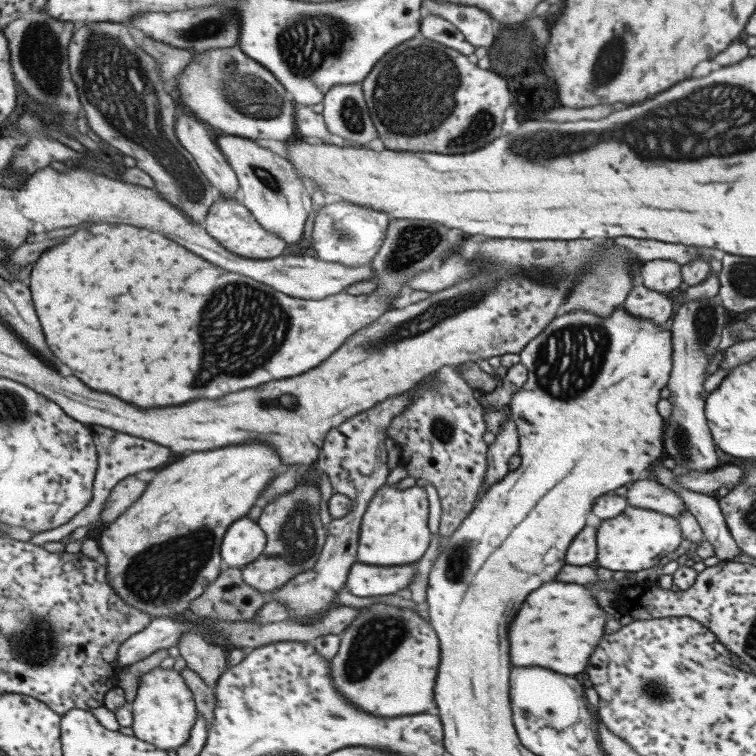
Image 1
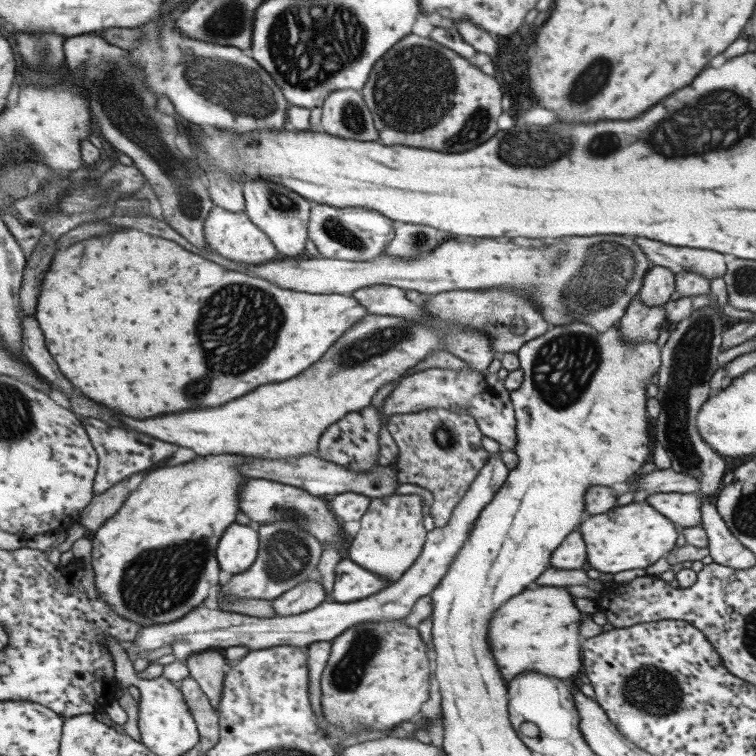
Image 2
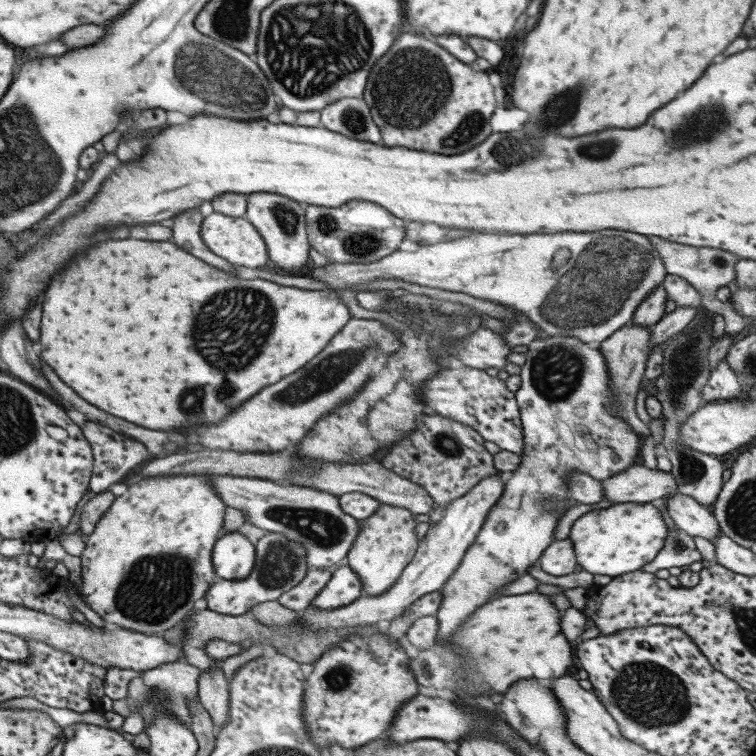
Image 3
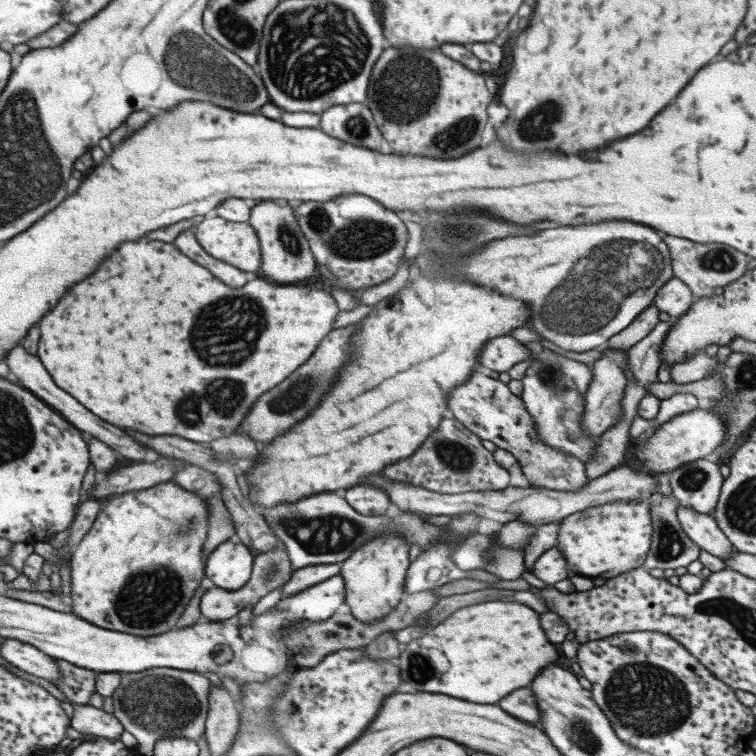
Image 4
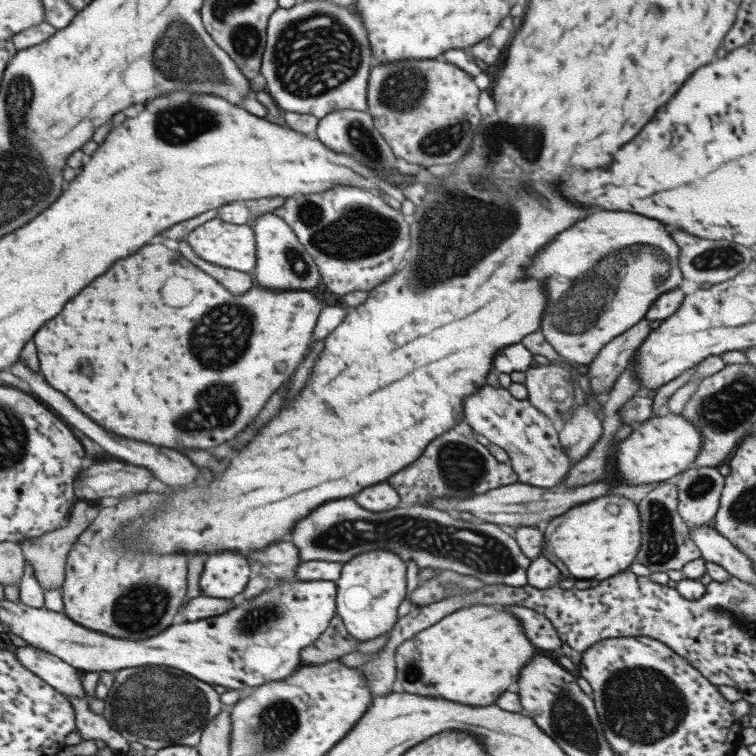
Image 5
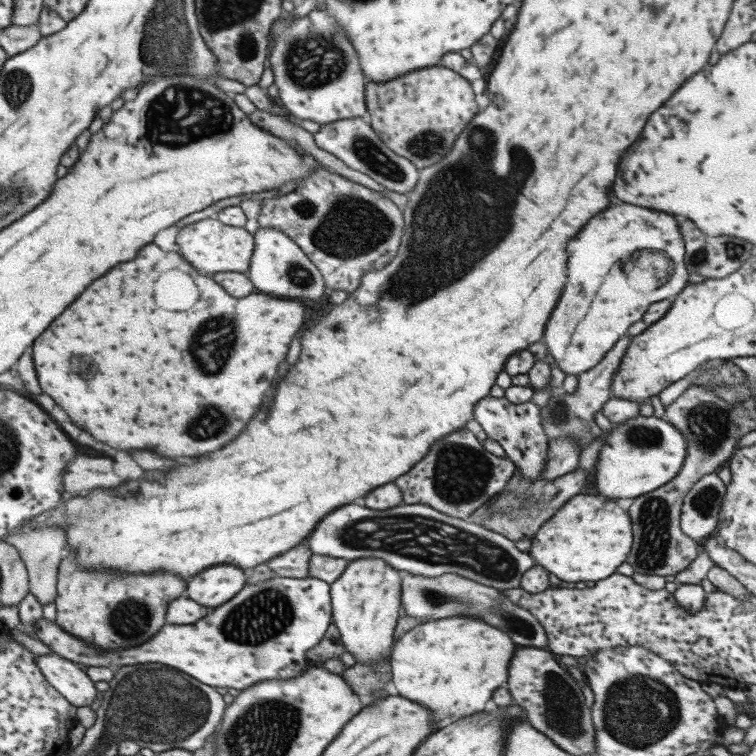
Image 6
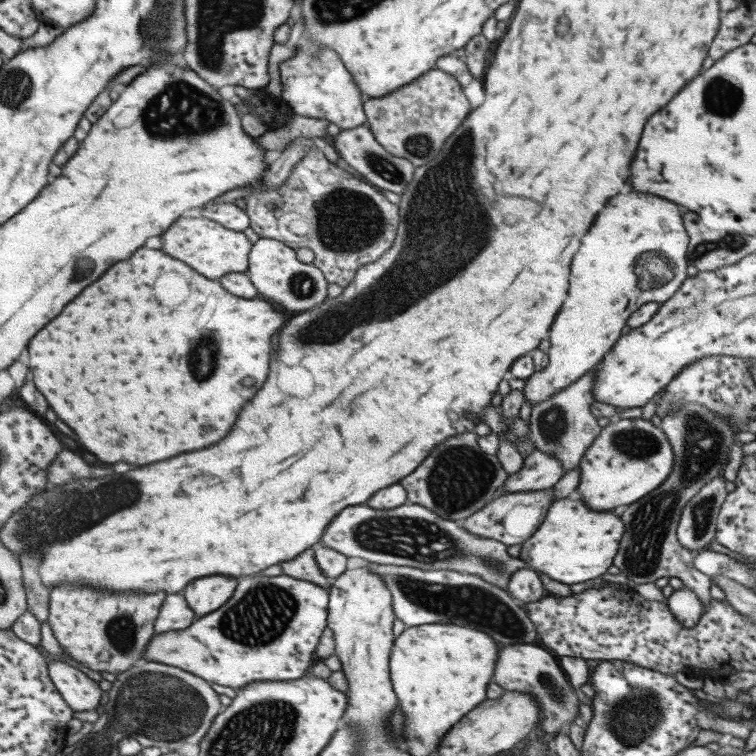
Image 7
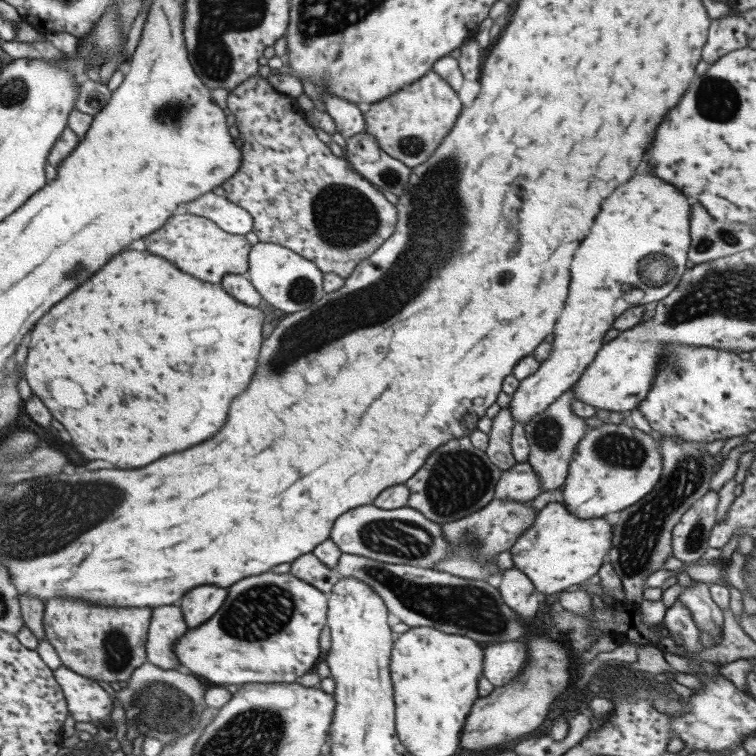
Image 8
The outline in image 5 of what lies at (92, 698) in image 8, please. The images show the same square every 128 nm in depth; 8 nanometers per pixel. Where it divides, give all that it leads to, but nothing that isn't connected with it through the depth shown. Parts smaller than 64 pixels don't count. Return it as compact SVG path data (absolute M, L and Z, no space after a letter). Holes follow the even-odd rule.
M29 645L12 647L11 650L23 667L33 672L35 676L38 676L59 694L64 697L89 700L85 696L85 690L79 679L82 673L76 668L47 652L43 652L43 650L32 648Z

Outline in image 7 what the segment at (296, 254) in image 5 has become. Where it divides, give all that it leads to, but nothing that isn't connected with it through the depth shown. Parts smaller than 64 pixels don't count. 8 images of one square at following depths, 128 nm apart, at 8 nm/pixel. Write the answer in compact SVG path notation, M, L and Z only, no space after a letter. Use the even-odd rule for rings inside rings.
M259 237L248 252L246 274L255 290L272 302L277 302L289 312L303 312L326 298L327 282L322 272L313 264L297 260L295 250L279 240Z

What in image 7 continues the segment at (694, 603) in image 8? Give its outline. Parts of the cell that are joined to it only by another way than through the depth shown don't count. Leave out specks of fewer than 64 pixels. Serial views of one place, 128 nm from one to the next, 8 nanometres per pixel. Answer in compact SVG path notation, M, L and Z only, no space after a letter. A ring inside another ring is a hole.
M687 403L679 411L661 419L660 428L674 457L671 471L655 490L628 504L619 517L625 532L621 535L619 548L613 556L613 566L633 584L645 584L663 576L675 576L681 580L684 588L697 594L697 600L701 602L704 611L709 606L709 588L712 585L710 577L691 568L695 554L679 544L676 527L685 502L711 478L721 476L722 468L729 459L729 449L734 443L732 437L745 430L746 426L743 426L743 429L729 428L722 419L699 404Z

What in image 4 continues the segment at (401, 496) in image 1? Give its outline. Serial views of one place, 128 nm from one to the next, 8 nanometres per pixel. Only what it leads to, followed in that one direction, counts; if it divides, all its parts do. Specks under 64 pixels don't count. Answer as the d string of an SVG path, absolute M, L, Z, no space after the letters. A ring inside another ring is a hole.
M385 532L377 538L371 538L363 546L355 548L340 567L343 586L345 586L345 604L349 606L350 614L363 622L377 622L383 616L387 616L404 595L403 582L405 572L410 563L407 556L409 546L407 542L393 534Z

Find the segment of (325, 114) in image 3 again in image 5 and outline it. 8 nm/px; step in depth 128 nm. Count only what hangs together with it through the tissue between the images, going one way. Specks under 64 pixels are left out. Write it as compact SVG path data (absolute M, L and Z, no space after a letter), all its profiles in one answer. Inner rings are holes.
M335 110L329 112L318 119L316 126L316 138L325 146L337 154L353 156L355 160L361 160L363 163L369 163L375 173L383 177L393 177L398 174L395 164L397 158L389 150L389 145L385 144L382 136L373 126L372 118L367 111L359 110Z

